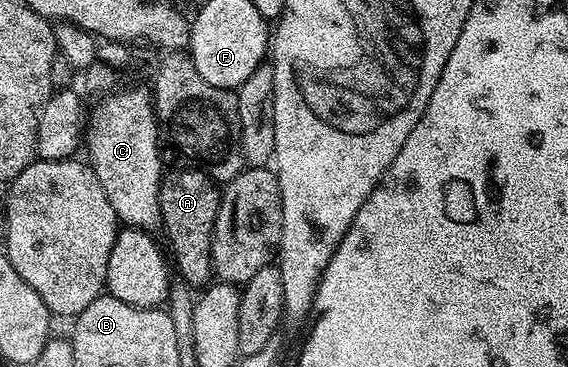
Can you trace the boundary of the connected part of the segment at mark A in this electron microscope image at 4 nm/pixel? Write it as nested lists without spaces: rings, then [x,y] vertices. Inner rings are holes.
[[[191,166],[181,167],[181,172],[167,173],[160,181],[160,219],[168,231],[168,244],[172,247],[174,268],[180,271],[179,279],[189,286],[204,286],[213,275],[211,240],[219,208],[221,189],[207,172]]]

